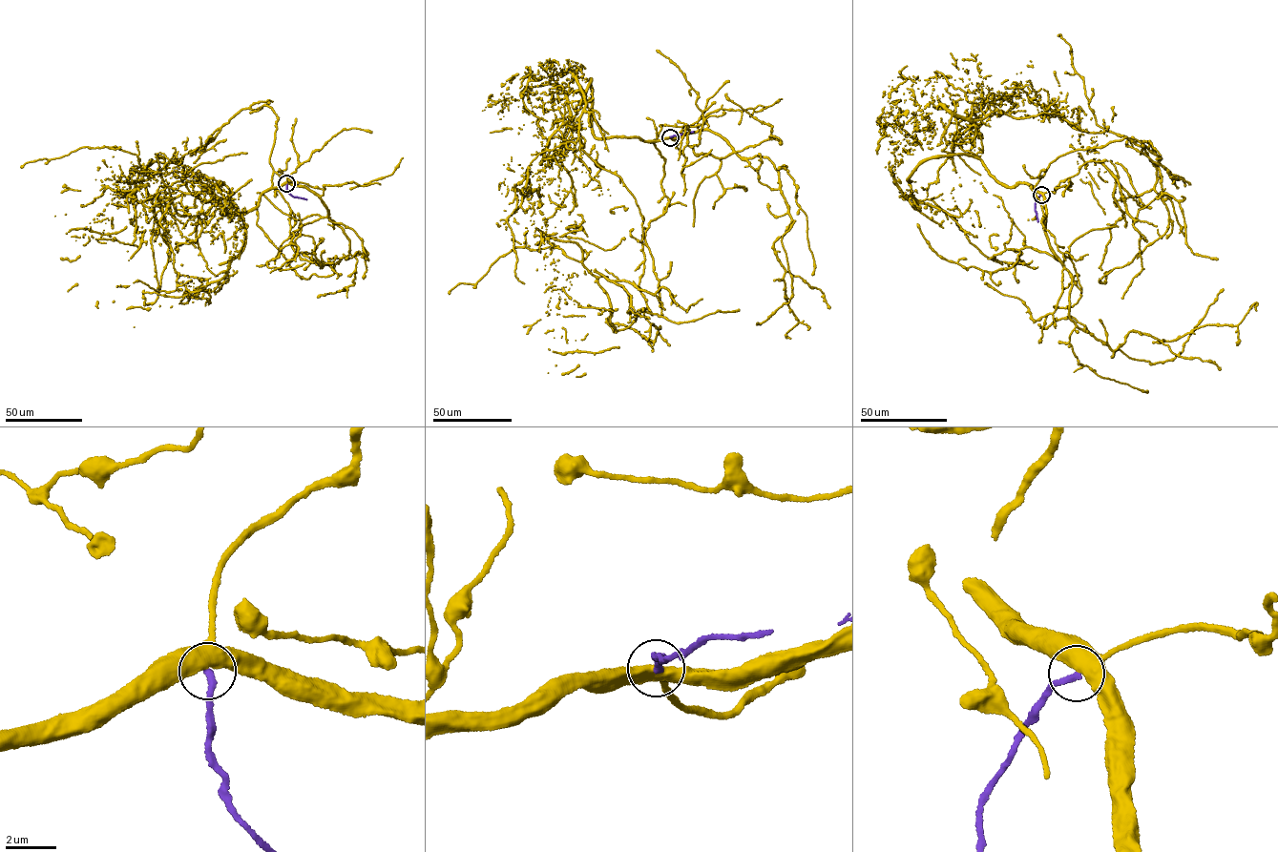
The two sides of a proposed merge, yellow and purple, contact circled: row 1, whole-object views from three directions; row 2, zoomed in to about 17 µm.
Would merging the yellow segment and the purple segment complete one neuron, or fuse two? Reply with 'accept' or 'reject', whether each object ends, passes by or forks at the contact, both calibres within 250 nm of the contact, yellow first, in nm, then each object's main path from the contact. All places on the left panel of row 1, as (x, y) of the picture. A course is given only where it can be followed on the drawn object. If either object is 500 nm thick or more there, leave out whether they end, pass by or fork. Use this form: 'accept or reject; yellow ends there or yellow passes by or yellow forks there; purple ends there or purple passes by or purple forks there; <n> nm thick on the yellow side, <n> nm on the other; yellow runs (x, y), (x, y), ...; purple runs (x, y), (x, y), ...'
reject; yellow forks there; purple ends there; 420 nm thick on the yellow side, 260 nm on the other; yellow runs (286, 183), (224, 216), (223, 183), (131, 181), (151, 159), (159, 289), (160, 200), (108, 178), (61, 192); purple runs (286, 183), (288, 192), (293, 197), (306, 199)

